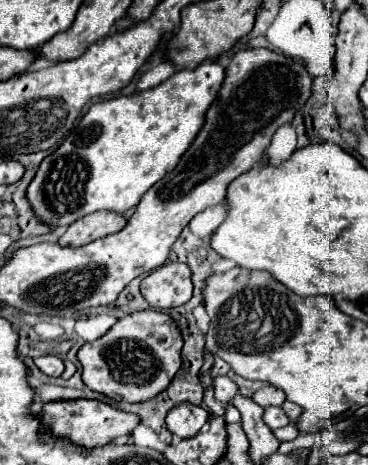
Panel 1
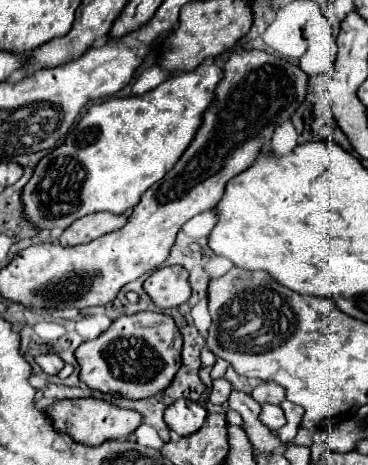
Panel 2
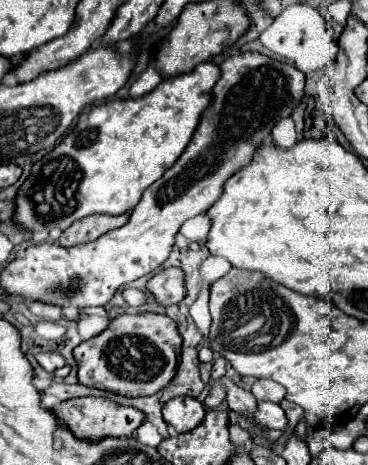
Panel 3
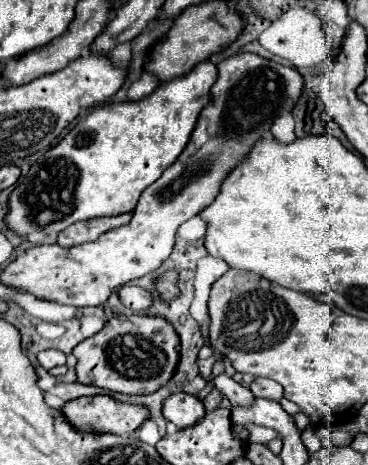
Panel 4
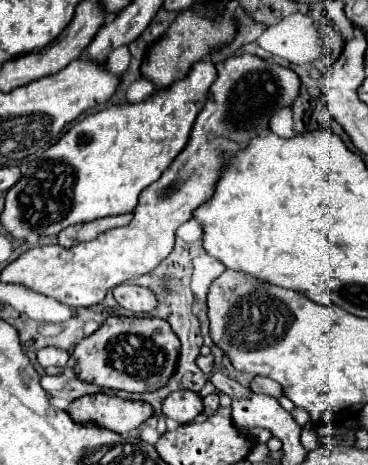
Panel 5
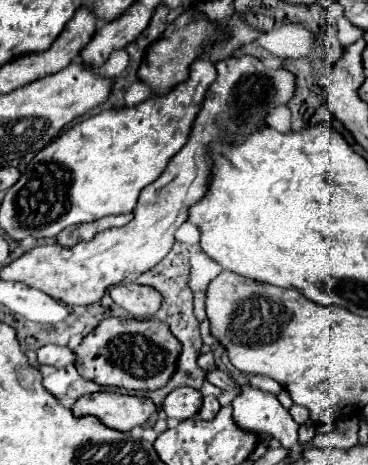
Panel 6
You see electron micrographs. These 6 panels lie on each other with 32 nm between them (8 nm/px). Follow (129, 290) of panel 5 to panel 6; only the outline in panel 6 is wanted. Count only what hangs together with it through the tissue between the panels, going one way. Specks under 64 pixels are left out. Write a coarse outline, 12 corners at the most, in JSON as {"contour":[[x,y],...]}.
{"contour":[[118,284],[110,288],[114,304],[144,320],[162,306],[152,286]]}

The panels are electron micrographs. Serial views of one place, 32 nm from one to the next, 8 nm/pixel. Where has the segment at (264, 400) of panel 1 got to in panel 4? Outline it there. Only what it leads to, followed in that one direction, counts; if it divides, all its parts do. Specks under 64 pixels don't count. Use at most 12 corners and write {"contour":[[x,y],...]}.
{"contour":[[256,378],[250,390],[258,398],[280,400],[284,390],[270,378]]}

